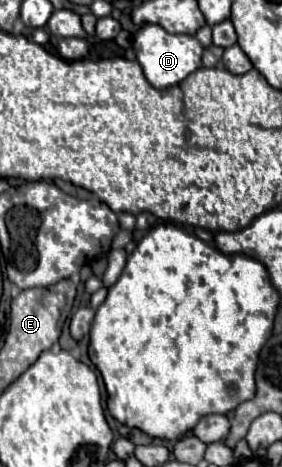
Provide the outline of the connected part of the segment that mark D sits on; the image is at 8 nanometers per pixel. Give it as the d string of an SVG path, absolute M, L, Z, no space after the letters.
M144 24L136 34L134 34L134 50L138 56L138 62L144 70L146 80L154 88L170 88L182 82L188 74L198 70L202 66L202 44L198 42L196 36L190 34L170 34L162 26L156 24Z

